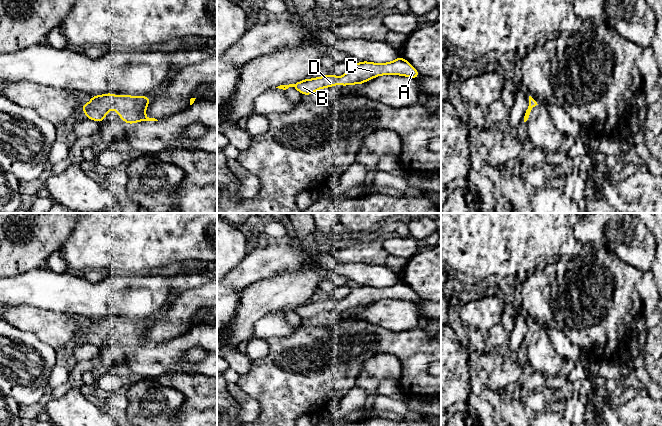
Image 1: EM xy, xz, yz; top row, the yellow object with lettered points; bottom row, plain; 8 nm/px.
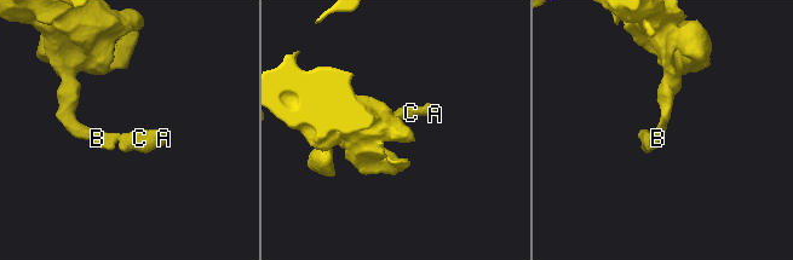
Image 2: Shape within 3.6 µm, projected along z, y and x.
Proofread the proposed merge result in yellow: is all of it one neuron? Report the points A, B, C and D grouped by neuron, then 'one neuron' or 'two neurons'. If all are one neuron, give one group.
groups A B C D; one neuron

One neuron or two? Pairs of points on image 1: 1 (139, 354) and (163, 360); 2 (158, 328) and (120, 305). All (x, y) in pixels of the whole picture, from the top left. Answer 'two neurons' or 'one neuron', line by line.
1: one neuron
2: two neurons

